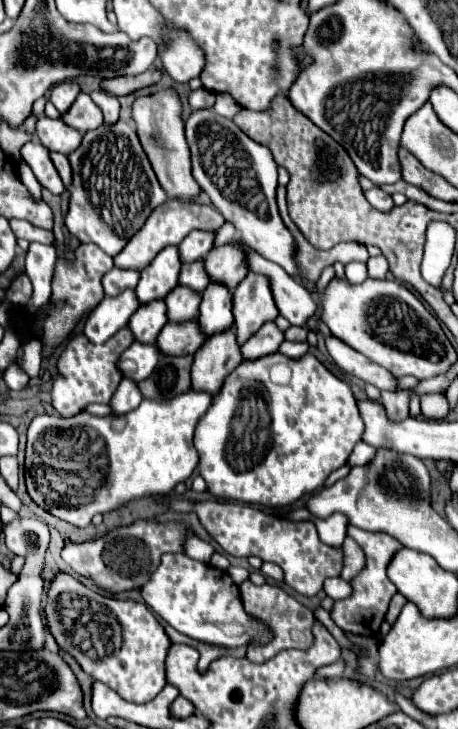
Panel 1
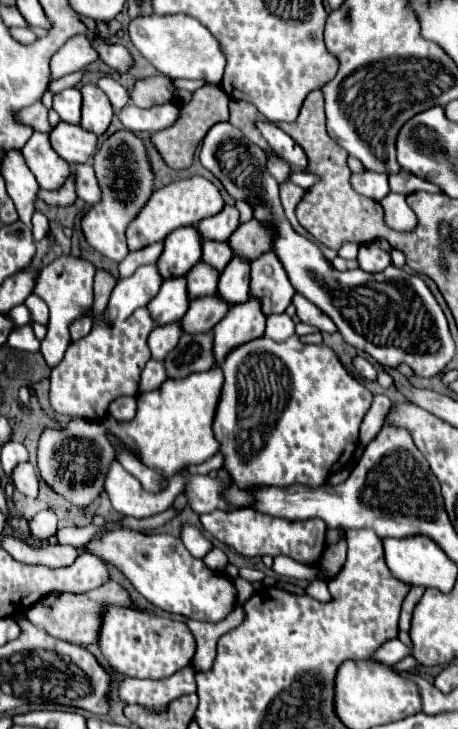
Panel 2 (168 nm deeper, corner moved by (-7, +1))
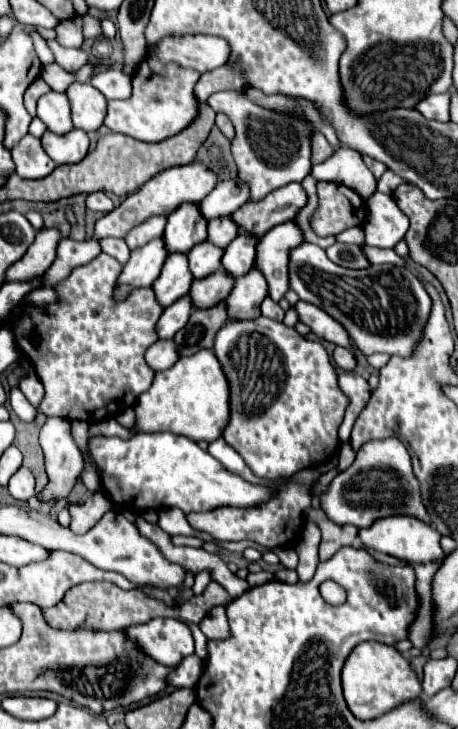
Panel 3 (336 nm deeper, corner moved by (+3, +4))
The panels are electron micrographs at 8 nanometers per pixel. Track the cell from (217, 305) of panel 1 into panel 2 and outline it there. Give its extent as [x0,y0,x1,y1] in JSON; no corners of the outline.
[217,257,249,305]

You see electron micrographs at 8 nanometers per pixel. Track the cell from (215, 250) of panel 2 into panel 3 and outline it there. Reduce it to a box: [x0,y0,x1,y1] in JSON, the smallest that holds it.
[209,218,239,248]

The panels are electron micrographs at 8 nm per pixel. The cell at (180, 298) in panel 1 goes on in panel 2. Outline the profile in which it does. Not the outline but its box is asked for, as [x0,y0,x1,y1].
[185,261,219,299]

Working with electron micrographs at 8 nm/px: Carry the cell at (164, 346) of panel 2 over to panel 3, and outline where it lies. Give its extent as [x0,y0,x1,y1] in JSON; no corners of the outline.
[157,294,195,338]

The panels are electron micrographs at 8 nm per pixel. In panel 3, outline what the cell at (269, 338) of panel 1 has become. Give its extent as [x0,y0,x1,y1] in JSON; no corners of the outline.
[261,296,285,322]

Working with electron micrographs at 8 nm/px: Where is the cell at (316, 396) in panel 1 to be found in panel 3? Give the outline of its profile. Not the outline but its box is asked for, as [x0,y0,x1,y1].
[213,316,349,482]

